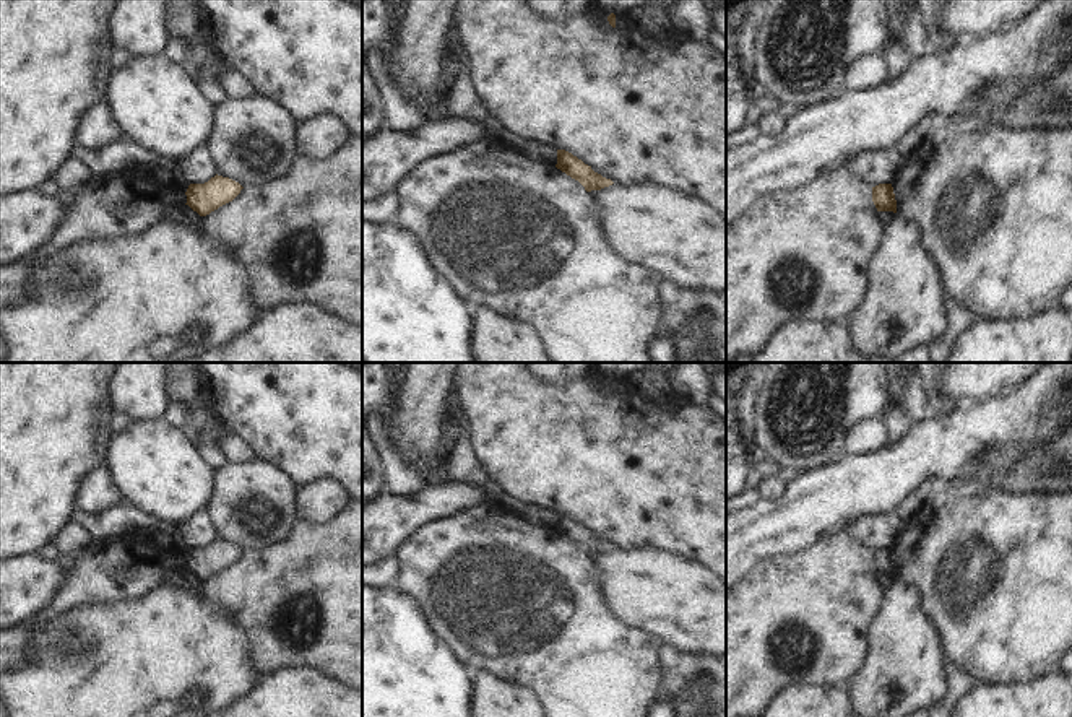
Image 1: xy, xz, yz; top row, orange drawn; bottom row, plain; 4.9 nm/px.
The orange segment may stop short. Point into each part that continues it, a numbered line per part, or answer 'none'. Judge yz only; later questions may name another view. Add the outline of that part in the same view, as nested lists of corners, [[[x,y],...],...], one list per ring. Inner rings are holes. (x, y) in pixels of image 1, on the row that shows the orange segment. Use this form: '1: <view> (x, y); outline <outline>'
none

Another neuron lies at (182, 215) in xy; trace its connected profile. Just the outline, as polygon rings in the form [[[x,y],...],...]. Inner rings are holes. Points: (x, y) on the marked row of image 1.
[[[182,205],[177,208],[169,208],[162,216],[161,224],[162,226],[184,226],[184,224],[197,226],[200,218],[201,216],[197,211],[193,211],[188,205]]]

